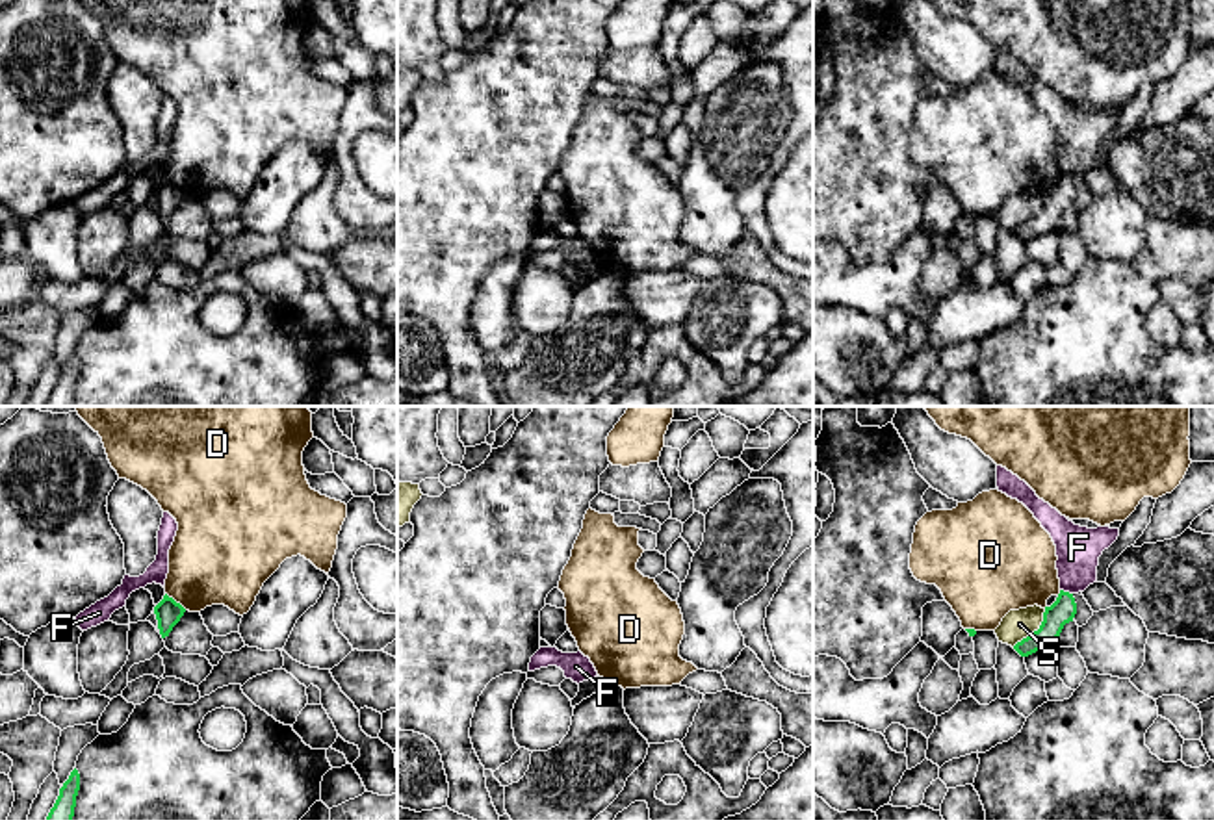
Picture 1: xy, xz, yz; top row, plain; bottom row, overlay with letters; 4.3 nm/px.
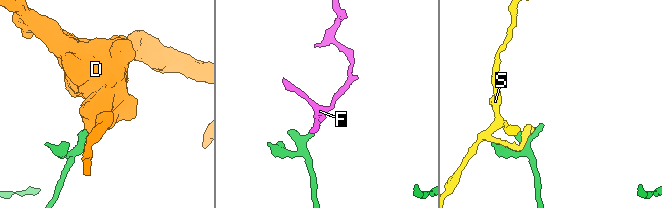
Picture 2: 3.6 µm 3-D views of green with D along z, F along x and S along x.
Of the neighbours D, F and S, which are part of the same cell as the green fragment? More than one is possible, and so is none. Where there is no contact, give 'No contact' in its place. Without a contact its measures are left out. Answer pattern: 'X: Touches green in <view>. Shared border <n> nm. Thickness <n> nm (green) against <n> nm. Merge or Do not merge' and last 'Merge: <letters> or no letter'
D: Touches green in xy. Shared border 120 nm. Thickness 110 nm (green) against 380 nm. Do not merge
F: Touches green in yz. Shared border 60 nm. Thickness 110 nm (green) against 190 nm. Do not merge
S: Touches green in yz. Shared border 220 nm. Thickness 110 nm (green) against 130 nm. Do not merge
Merge: no letter

